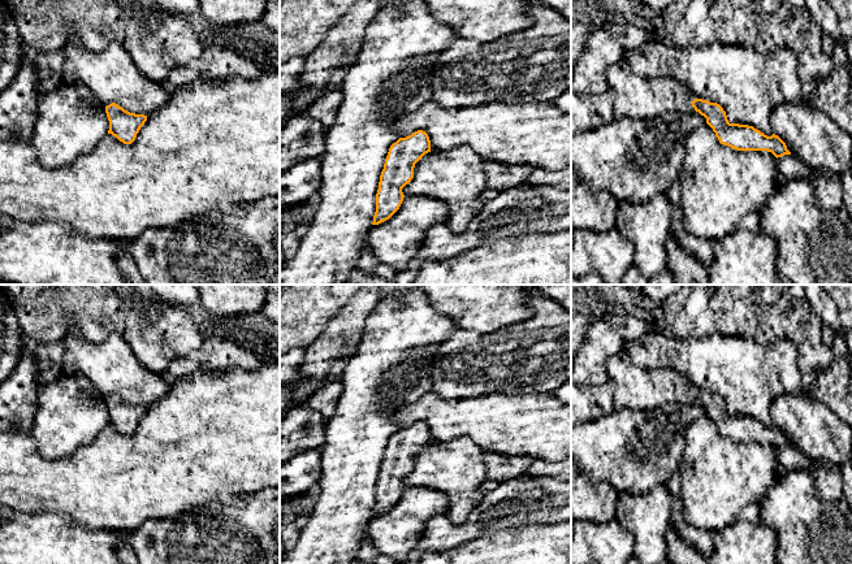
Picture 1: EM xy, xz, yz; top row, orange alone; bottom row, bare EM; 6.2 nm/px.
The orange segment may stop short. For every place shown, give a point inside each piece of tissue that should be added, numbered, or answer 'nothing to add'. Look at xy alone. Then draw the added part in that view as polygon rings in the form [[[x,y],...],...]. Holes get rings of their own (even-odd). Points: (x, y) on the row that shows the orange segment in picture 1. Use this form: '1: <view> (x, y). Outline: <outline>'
nothing to add

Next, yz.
1: yz (638, 96). Outline: [[[622,57],[606,70],[609,87],[615,92],[614,118],[649,120],[692,107],[692,92],[672,78],[652,78],[636,73]]]

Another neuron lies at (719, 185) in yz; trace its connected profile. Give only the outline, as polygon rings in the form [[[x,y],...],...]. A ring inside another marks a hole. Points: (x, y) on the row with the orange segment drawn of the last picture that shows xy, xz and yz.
[[[709,125],[697,127],[686,142],[687,152],[683,157],[678,181],[682,185],[682,216],[686,231],[697,238],[717,242],[738,230],[740,220],[749,213],[762,212],[766,200],[777,186],[777,157],[767,151],[738,151],[721,144]]]

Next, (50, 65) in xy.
[[[61,49],[52,52],[35,52],[34,68],[39,77],[39,92],[44,95],[64,82],[65,56]]]

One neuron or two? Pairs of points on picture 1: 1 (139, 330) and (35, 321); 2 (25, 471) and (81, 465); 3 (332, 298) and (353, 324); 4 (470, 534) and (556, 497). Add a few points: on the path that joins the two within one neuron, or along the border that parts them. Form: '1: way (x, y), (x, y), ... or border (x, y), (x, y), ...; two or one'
1: way (113, 317), (61, 317); one
2: way (39, 471), (66, 471); one
3: border (351, 298), (327, 324), (323, 334); two
4: way (491, 513), (515, 502), (535, 499); one

